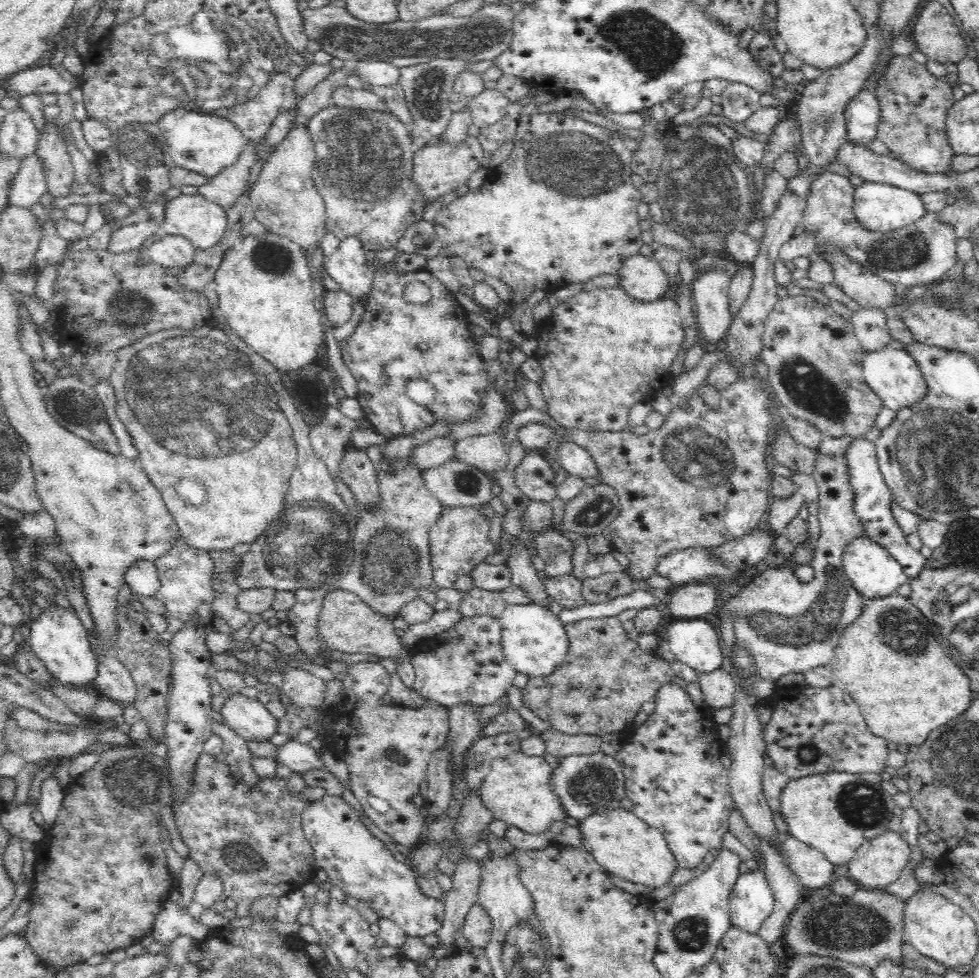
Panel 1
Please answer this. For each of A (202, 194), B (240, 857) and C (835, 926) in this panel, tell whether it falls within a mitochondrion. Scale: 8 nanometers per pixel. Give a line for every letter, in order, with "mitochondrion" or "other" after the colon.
A: other
B: mitochondrion
C: mitochondrion

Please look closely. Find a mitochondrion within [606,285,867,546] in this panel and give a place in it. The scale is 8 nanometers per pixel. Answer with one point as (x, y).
(698, 457)

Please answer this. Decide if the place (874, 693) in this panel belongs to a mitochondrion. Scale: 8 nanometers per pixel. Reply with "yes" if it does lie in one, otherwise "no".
no

